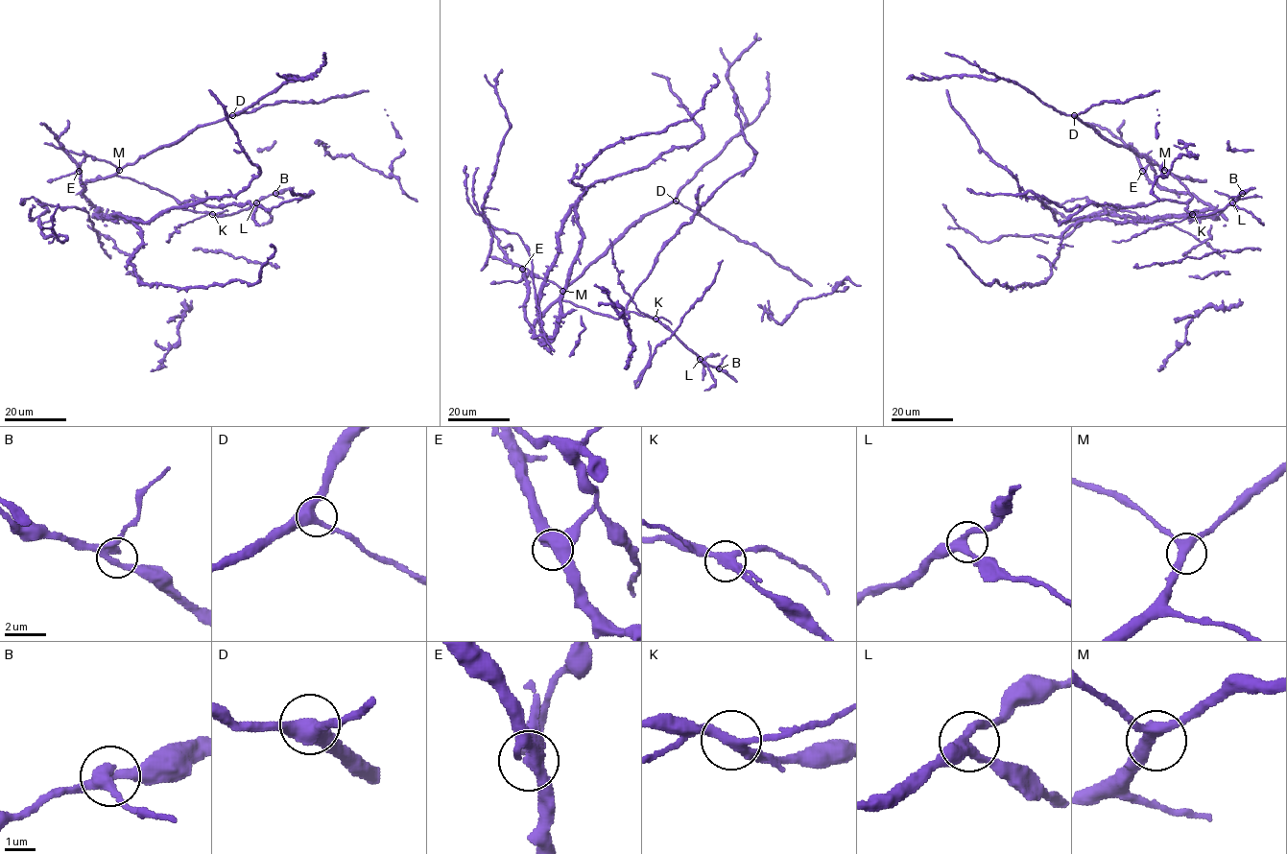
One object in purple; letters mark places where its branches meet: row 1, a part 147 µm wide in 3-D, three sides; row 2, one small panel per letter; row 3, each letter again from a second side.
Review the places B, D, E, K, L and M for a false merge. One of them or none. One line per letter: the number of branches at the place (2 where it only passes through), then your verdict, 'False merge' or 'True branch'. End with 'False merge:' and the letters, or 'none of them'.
B: Branches: 3. True branch
D: Branches: 3. True branch
E: Branches: 3. True branch
K: Branches: 3. False merge
L: Branches: 3. True branch
M: Branches: 3. True branch
False merge: K

